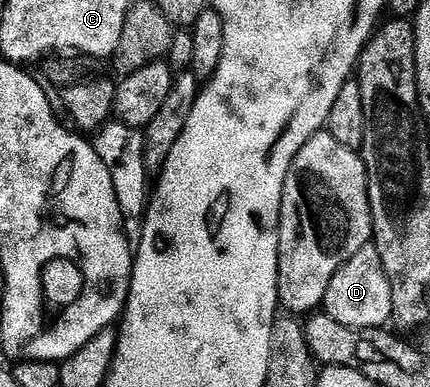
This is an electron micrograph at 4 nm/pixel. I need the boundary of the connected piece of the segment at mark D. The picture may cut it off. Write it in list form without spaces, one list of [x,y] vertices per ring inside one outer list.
[[[370,245],[359,249],[359,253],[355,253],[355,257],[351,257],[351,261],[342,265],[335,277],[331,277],[331,285],[327,285],[323,311],[335,321],[339,321],[339,325],[358,329],[381,329],[388,324],[385,322],[393,319],[391,281],[383,269],[383,261],[376,246]]]

